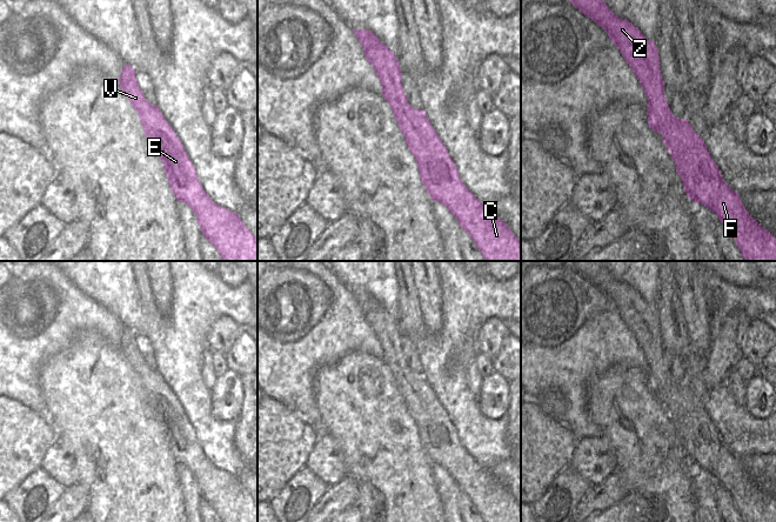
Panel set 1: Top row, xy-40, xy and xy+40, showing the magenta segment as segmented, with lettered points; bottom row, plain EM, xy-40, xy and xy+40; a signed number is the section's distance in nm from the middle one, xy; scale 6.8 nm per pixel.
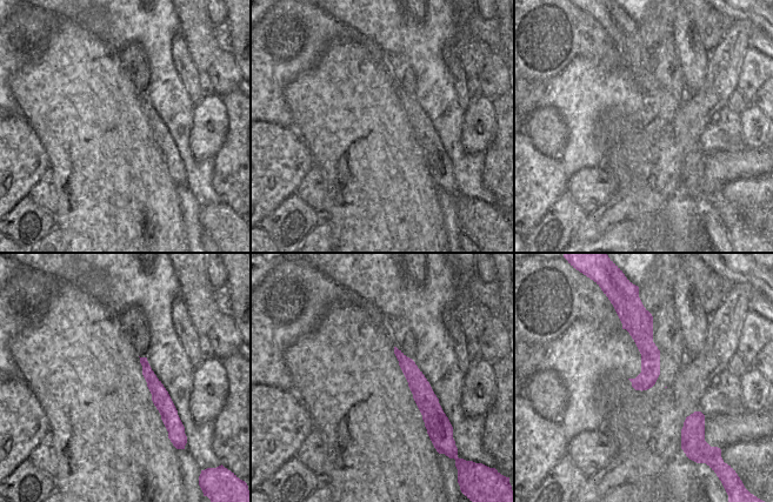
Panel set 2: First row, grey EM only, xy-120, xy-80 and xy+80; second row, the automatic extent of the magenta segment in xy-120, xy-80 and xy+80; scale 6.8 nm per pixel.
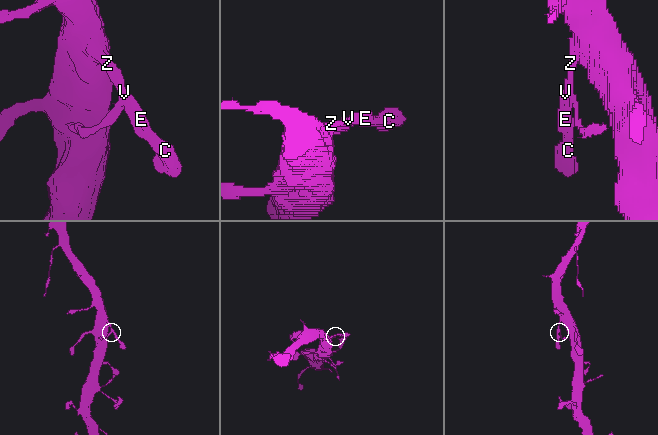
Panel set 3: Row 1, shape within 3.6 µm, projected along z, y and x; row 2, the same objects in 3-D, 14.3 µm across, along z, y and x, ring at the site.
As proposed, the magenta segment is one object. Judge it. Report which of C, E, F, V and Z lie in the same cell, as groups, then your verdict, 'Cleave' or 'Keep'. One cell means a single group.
Groups: C E F V Z. Keep

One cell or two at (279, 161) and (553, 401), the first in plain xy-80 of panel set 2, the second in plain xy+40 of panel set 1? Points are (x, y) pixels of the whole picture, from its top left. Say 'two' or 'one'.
two

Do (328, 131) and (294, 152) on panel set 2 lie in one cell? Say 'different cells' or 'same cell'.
different cells

